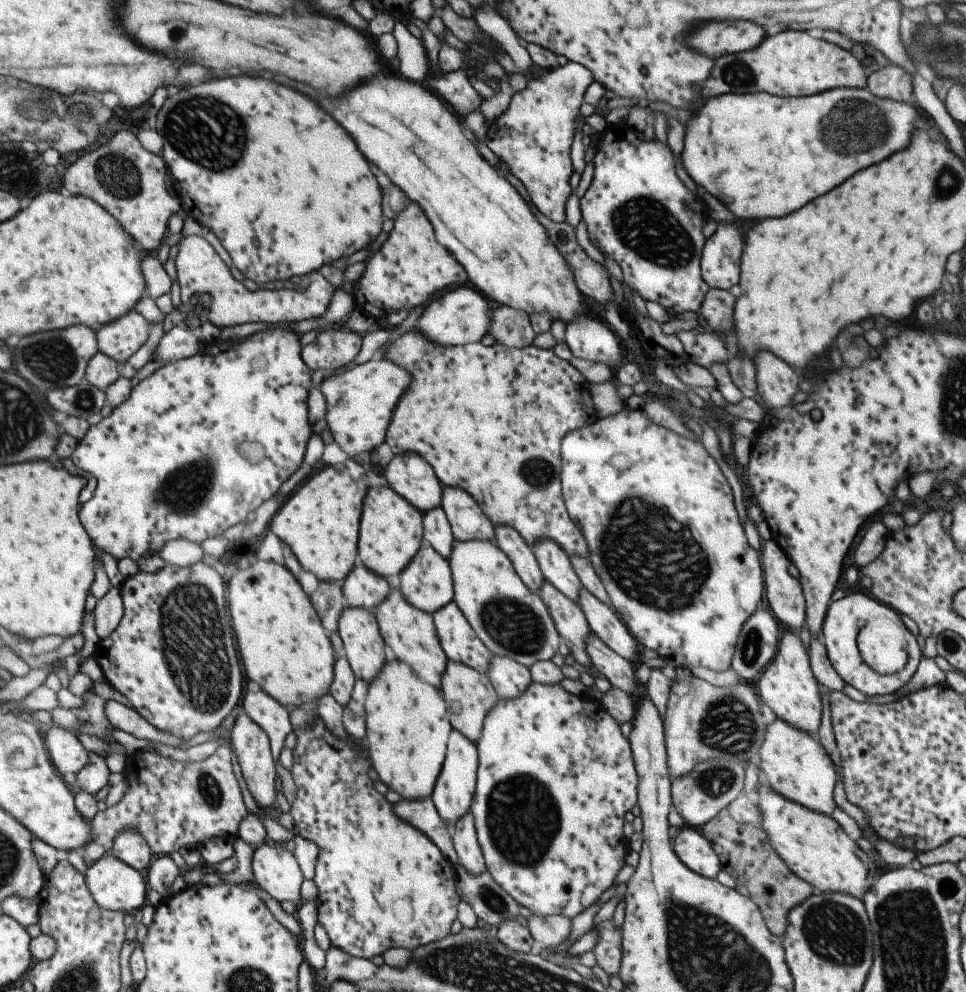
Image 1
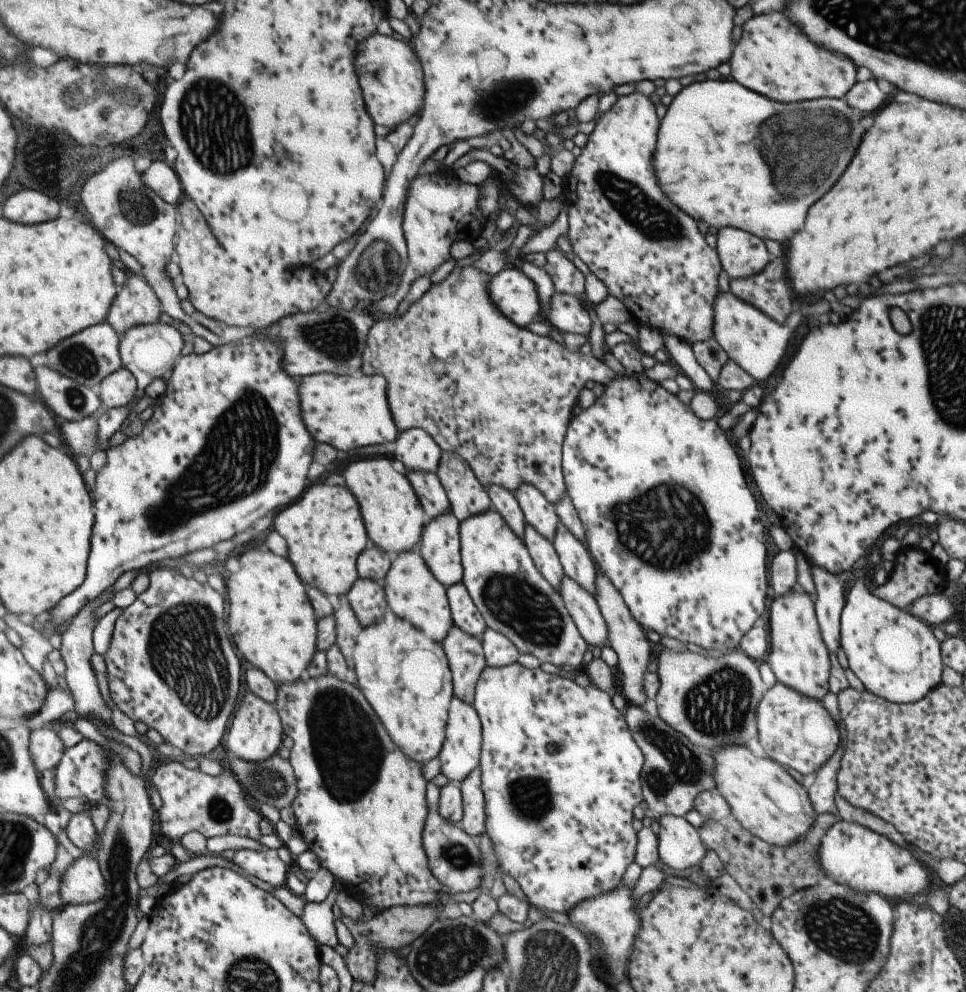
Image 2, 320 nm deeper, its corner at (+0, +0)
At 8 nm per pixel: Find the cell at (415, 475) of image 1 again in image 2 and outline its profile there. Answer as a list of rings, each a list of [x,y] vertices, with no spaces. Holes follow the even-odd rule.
[[[413,428],[399,433],[392,459],[404,472],[436,474],[442,453],[427,432]]]

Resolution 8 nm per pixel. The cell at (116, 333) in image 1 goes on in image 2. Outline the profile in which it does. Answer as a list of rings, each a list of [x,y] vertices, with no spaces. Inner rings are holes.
[[[126,271],[129,280],[118,289],[107,320],[121,337],[133,326],[155,324],[162,313],[160,299],[153,288],[141,275]]]

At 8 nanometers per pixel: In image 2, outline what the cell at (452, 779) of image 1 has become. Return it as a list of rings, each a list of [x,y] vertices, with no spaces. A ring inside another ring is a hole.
[[[454,695],[451,698],[445,722],[445,738],[439,750],[439,772],[449,783],[458,784],[471,772],[478,768],[480,758],[481,730],[478,716],[472,704],[465,704]]]

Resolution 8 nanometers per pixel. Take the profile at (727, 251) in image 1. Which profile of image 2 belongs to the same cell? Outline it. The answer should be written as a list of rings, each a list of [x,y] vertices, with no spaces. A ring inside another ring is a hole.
[[[726,227],[717,230],[715,239],[715,254],[729,281],[758,274],[769,262],[769,252],[757,236]]]

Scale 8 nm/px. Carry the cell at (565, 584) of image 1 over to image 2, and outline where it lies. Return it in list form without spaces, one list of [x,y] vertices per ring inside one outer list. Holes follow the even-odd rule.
[[[521,484],[513,494],[525,523],[529,524],[539,536],[543,536],[549,544],[553,544],[558,522],[554,506],[529,484]]]

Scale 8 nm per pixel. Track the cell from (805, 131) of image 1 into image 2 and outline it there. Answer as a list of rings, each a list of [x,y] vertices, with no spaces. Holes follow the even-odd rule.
[[[732,79],[695,80],[681,87],[658,122],[653,172],[659,188],[663,190],[665,186],[665,196],[693,220],[711,228],[730,227],[757,238],[783,242],[803,228],[807,208],[835,184],[849,164],[863,134],[863,128],[857,122],[859,116],[845,104],[845,100],[822,97],[779,104]]]

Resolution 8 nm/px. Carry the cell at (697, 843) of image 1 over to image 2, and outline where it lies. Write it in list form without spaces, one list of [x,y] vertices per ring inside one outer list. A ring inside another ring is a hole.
[[[660,816],[657,832],[657,853],[662,865],[674,870],[700,866],[707,849],[684,817]]]

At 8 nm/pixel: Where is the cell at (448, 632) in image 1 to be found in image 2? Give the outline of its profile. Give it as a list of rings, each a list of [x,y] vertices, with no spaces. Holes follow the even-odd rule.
[[[462,582],[449,586],[447,596],[452,624],[457,626],[459,630],[463,630],[465,634],[479,639],[486,630],[486,625],[481,614],[475,608],[475,604],[471,602],[471,598],[469,598]]]

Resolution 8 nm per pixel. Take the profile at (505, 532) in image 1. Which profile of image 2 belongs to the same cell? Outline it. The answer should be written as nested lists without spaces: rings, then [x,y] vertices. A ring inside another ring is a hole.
[[[489,486],[486,488],[491,507],[507,524],[507,528],[519,538],[523,540],[523,530],[525,530],[525,520],[517,502],[515,501],[514,494],[501,488],[501,486]]]

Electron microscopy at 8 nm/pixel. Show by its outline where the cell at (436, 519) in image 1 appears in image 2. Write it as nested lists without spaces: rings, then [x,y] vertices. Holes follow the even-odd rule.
[[[404,472],[408,482],[416,490],[416,498],[420,499],[421,506],[424,507],[424,512],[429,516],[429,520],[433,520],[439,514],[449,512],[449,502],[436,474],[431,472]]]

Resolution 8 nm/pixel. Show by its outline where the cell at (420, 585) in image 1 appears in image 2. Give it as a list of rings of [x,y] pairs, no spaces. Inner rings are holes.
[[[451,512],[439,514],[425,526],[419,542],[421,560],[428,566],[433,578],[446,589],[462,582],[459,564],[457,518]]]

